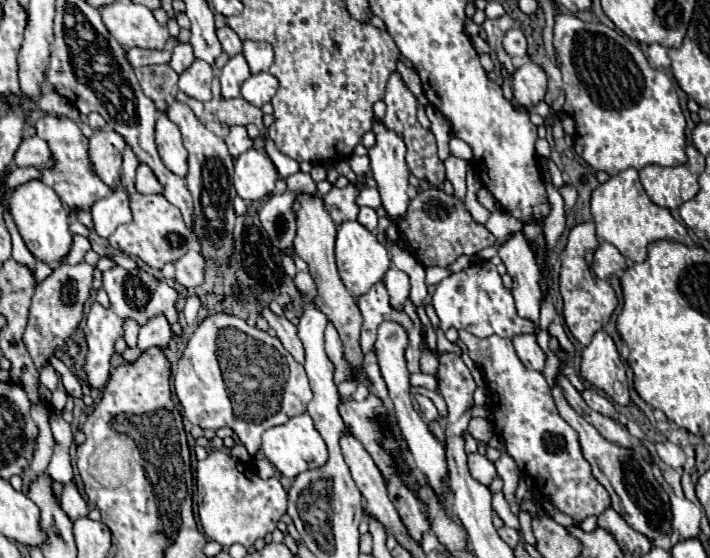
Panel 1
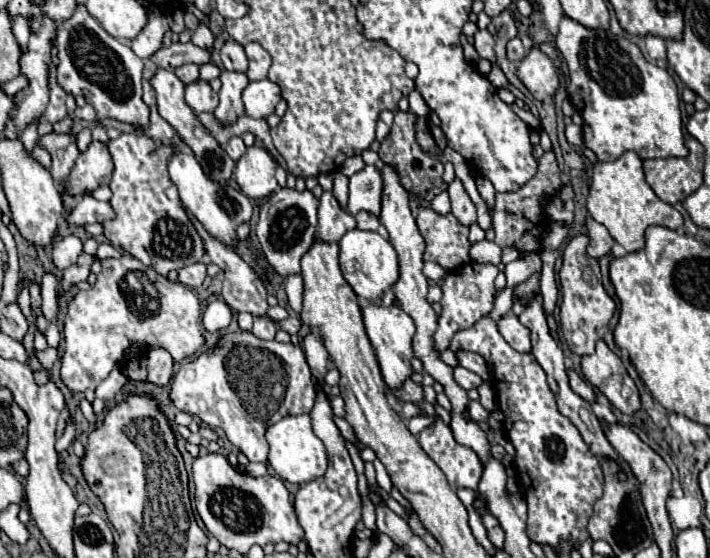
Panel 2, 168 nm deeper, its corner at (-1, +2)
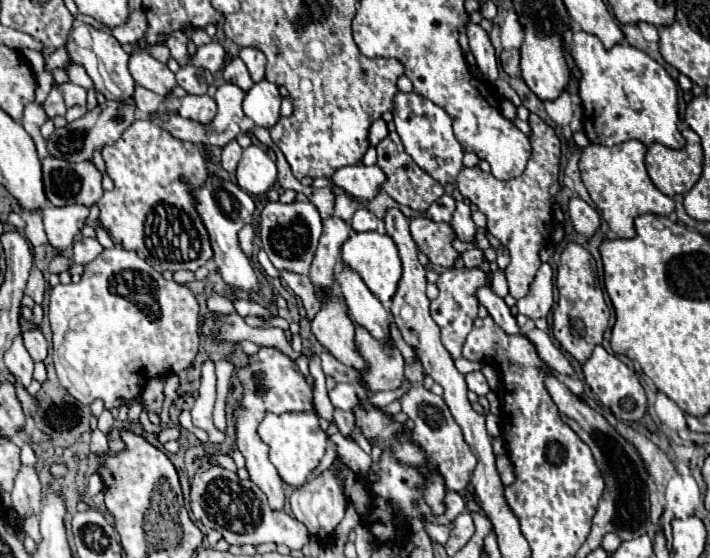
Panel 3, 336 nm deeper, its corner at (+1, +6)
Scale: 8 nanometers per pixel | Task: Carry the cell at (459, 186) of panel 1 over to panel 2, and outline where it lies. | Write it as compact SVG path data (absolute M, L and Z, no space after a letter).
M455 177L449 185L449 195L451 195L451 213L463 223L463 225L471 225L477 219L477 211L473 201L469 199L463 183Z

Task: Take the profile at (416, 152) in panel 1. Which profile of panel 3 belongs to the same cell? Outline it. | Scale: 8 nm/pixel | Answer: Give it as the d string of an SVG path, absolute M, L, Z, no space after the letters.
M391 131L383 141L379 141L377 145L377 165L381 167L381 171L385 173L385 183L381 187L381 191L385 191L391 199L395 199L399 205L405 205L417 213L425 213L427 207L431 203L435 203L435 199L445 195L445 189L431 179L405 151L399 135L395 131Z

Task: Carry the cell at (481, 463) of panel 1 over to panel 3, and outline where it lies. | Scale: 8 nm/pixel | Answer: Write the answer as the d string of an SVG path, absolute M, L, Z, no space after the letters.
M415 355L415 363L405 363L405 381L409 383L409 391L399 397L399 403L401 403L403 413L415 423L415 427L411 431L413 441L427 455L427 465L425 465L425 469L419 469L419 471L421 473L431 473L431 471L439 473L445 481L445 489L459 493L471 481L471 473L477 465L477 459L471 453L471 449L467 447L467 441L463 439L463 433L459 431L459 425L455 423L443 397L437 397L435 393L425 389L423 379L425 379L425 371L423 371L423 365L419 363L419 357Z

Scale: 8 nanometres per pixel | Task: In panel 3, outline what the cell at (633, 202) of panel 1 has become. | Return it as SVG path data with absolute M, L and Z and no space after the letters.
M637 139L619 143L613 147L591 143L583 149L581 159L579 159L583 185L587 187L593 203L601 211L601 217L609 223L611 231L621 239L635 237L633 219L637 215L643 215L643 213L669 215L675 211L673 199L663 195L649 179L647 169L645 169L645 151L647 147Z

